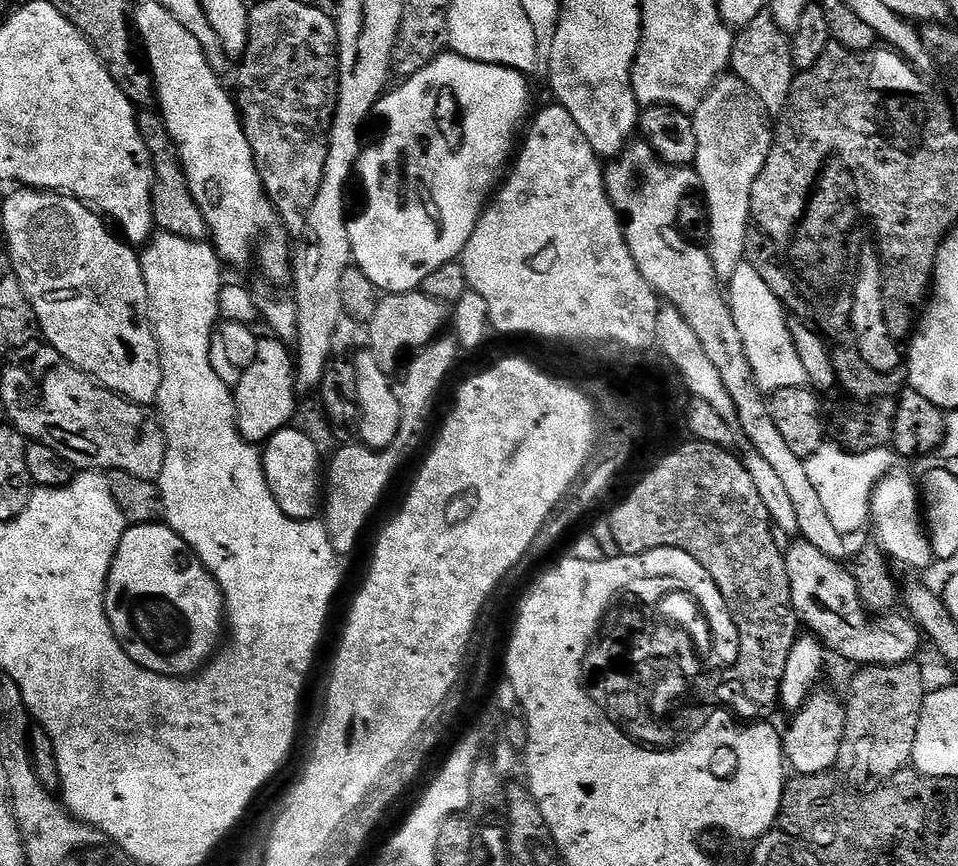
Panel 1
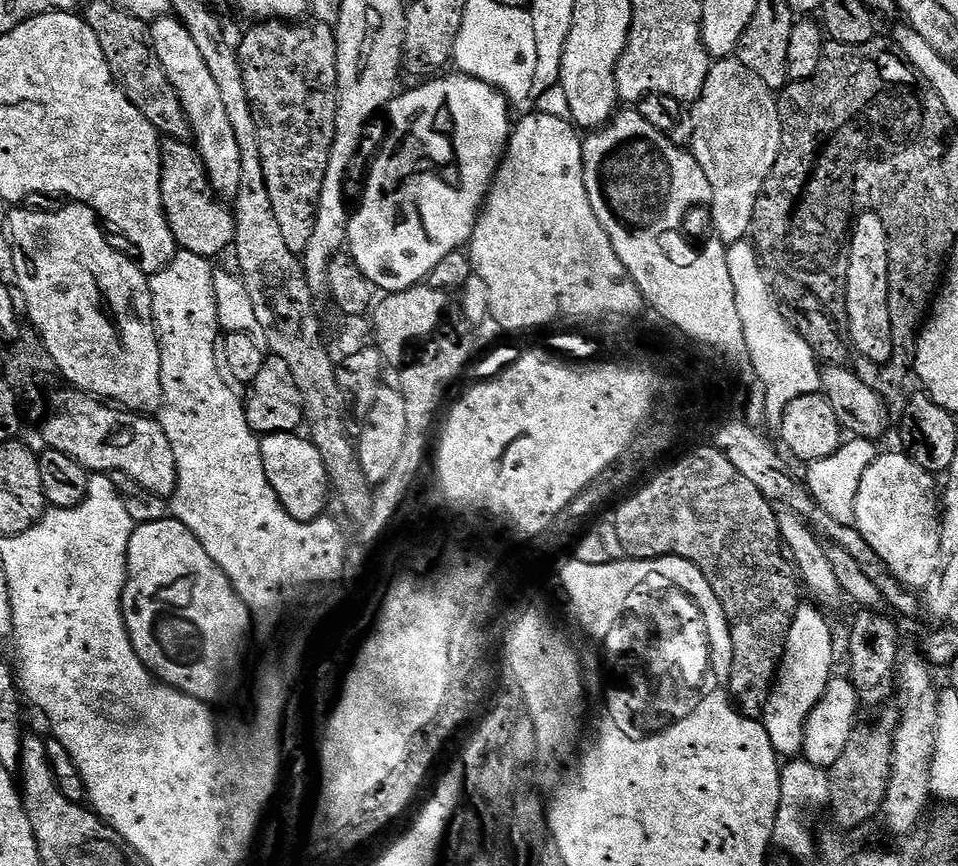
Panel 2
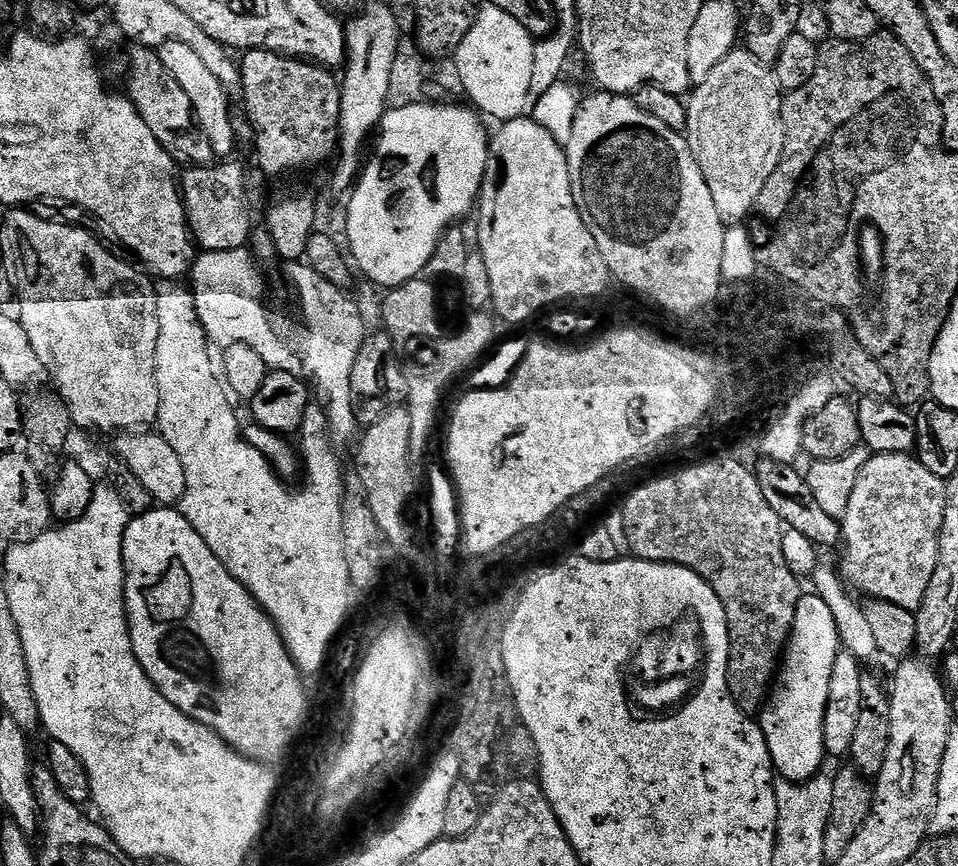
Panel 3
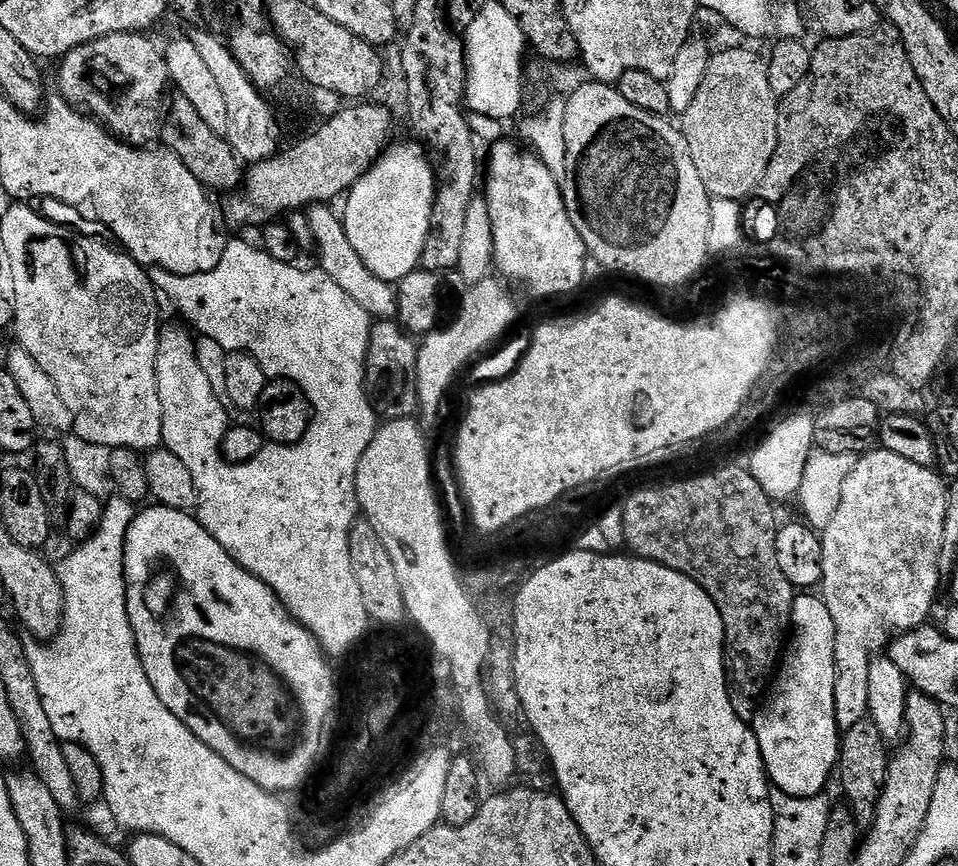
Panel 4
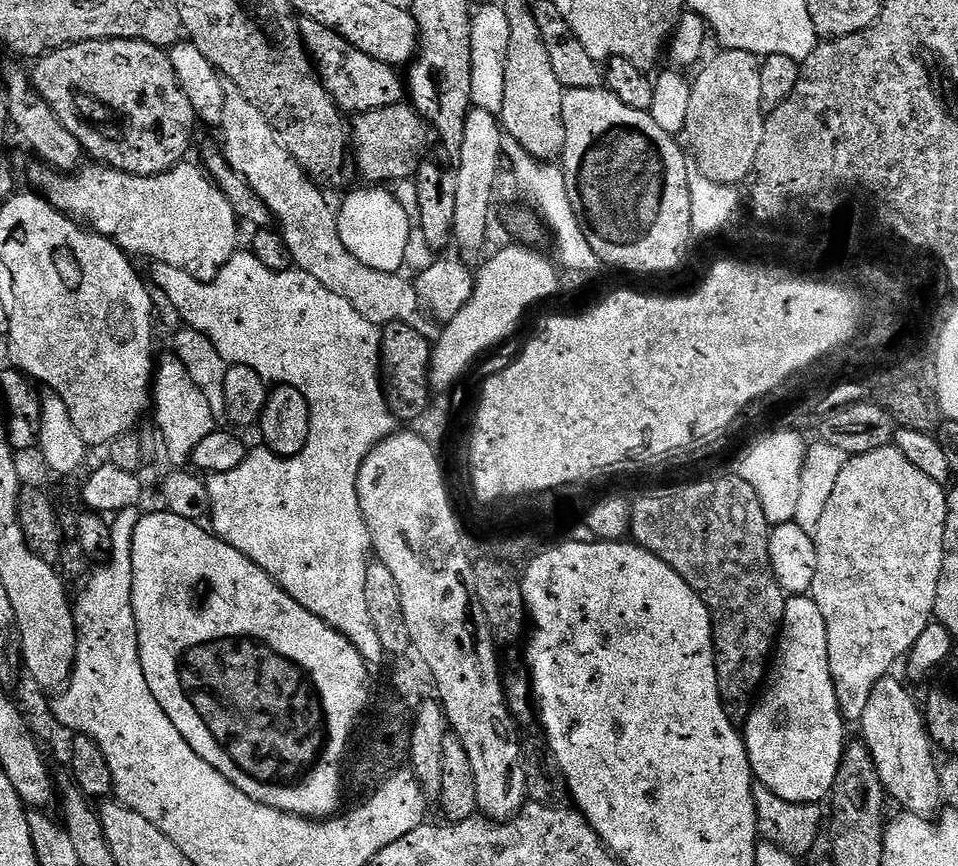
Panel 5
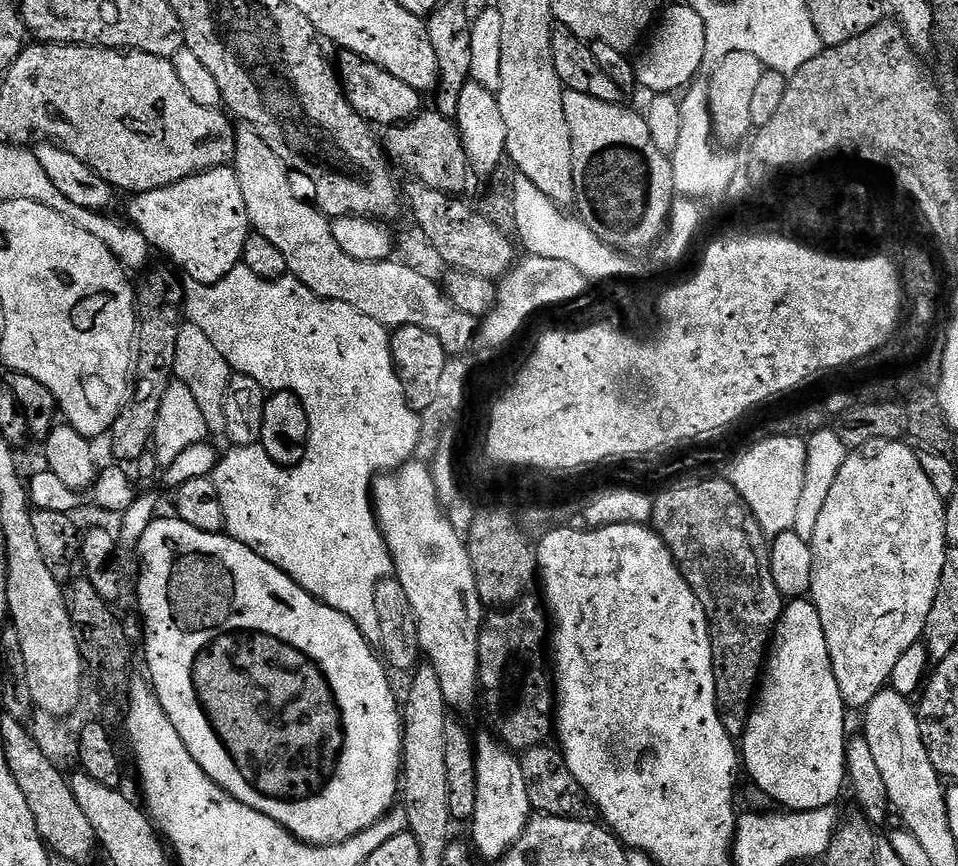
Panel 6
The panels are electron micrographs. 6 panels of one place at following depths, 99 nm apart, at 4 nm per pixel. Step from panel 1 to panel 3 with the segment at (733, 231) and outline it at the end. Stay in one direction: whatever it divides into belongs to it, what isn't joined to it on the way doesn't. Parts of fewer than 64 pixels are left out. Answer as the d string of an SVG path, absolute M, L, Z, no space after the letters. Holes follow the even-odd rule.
M734 50L726 54L726 58L722 58L722 62L714 66L714 70L710 70L706 82L695 85L694 91L687 97L688 145L702 170L702 178L706 178L706 186L710 186L710 194L714 194L714 206L718 206L718 214L725 222L744 222L748 211L751 213L755 209L758 194L762 194L762 186L770 182L770 174L774 174L782 158L783 101L784 96L779 82L776 81L775 71L745 50Z

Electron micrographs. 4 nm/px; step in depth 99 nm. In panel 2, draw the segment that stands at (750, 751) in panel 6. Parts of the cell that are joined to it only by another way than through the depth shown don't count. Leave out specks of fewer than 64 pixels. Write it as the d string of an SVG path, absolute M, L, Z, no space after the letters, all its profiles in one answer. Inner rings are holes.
M801 603L790 622L784 657L776 672L776 682L772 685L772 693L762 717L764 729L766 734L770 734L770 742L777 757L796 758L803 753L806 722L810 718L810 710L818 706L822 694L826 694L826 686L832 681L832 659L835 656L832 628L828 625L827 618L814 605Z

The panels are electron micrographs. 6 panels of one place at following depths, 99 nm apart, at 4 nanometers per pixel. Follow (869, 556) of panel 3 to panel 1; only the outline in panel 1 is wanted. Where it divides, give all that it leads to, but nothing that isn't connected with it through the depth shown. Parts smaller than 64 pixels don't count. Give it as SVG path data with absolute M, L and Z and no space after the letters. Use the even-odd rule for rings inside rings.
M893 470L876 485L872 491L872 508L870 511L871 527L876 527L875 539L881 548L897 565L905 564L908 568L924 568L928 563L933 563L932 541L928 539L925 521L922 519L922 496L918 491L918 484L911 480L901 470Z

